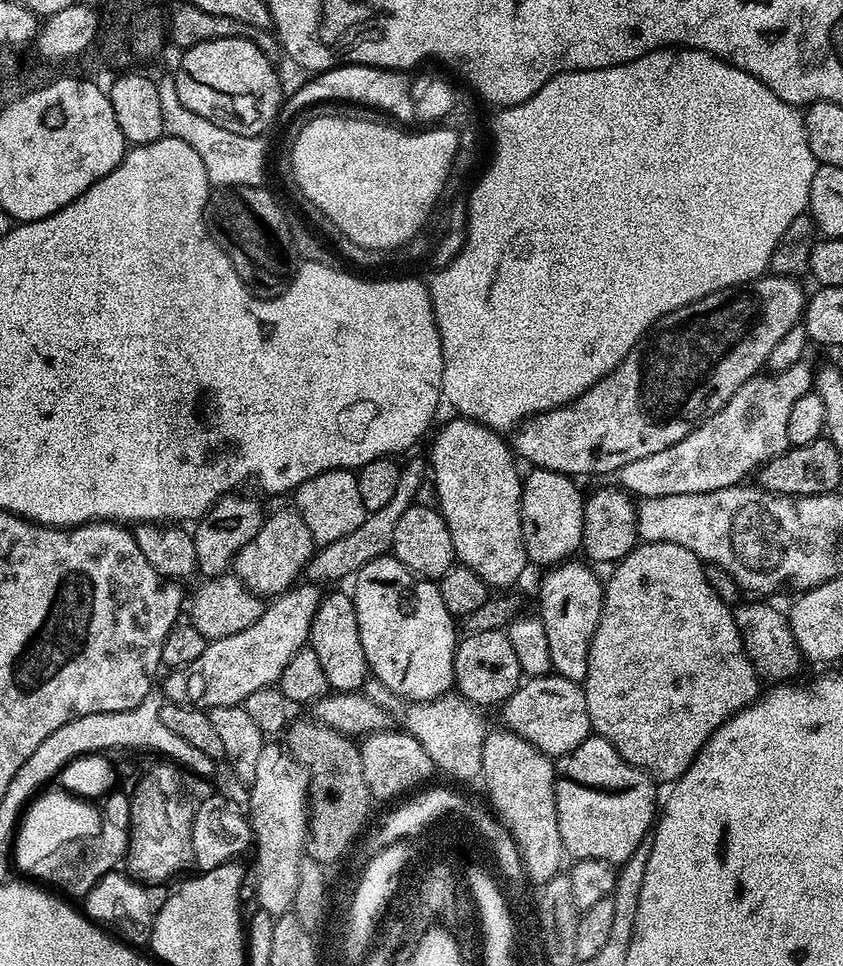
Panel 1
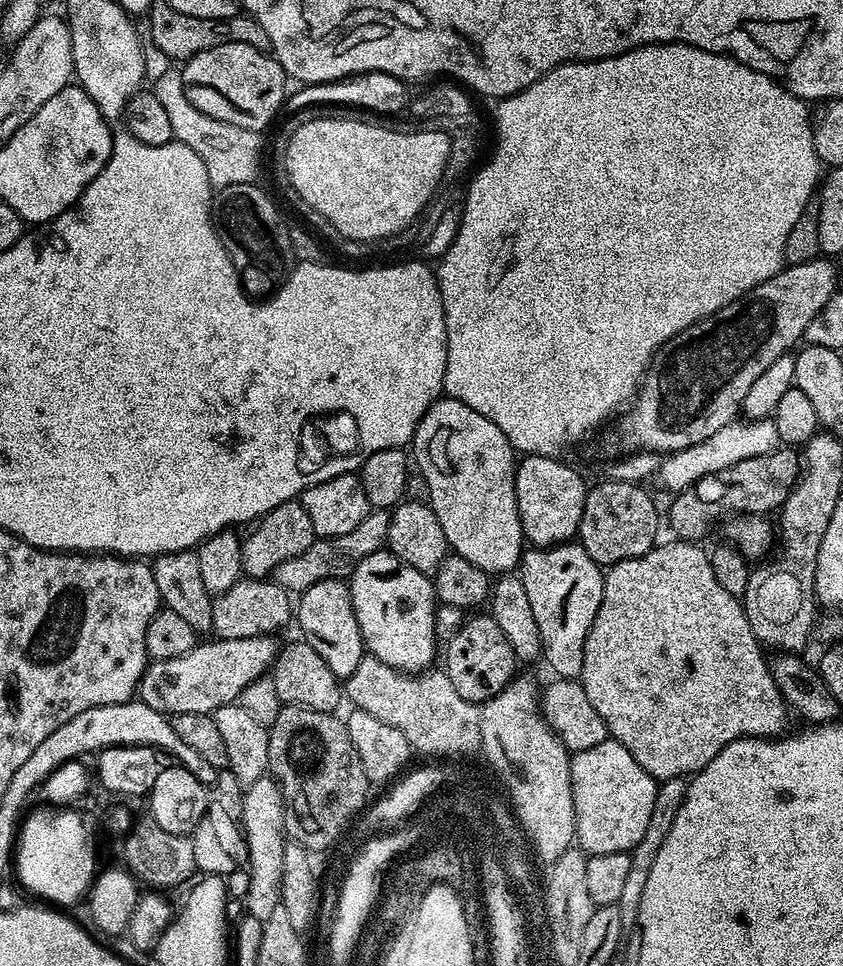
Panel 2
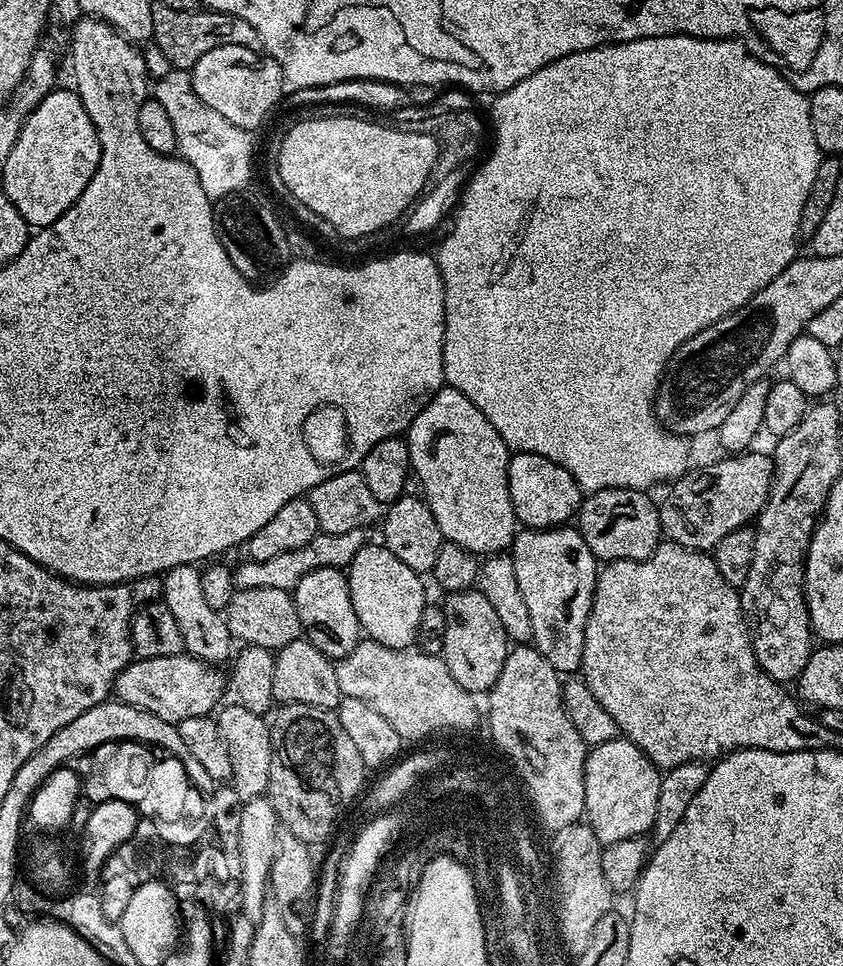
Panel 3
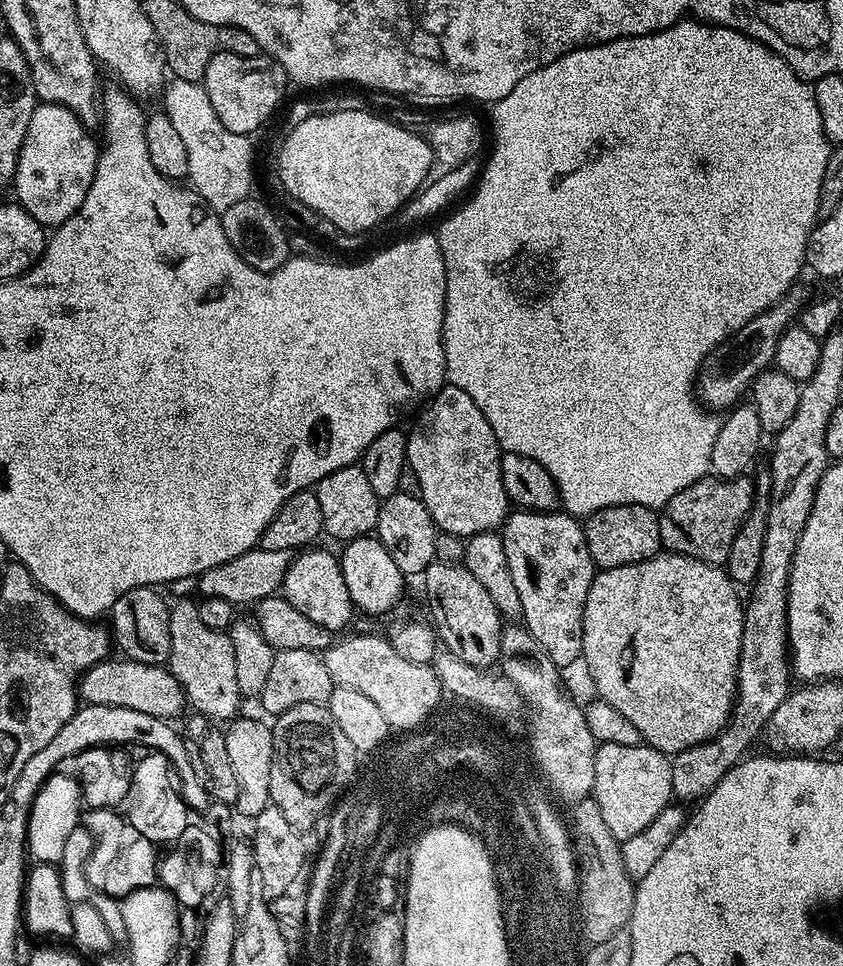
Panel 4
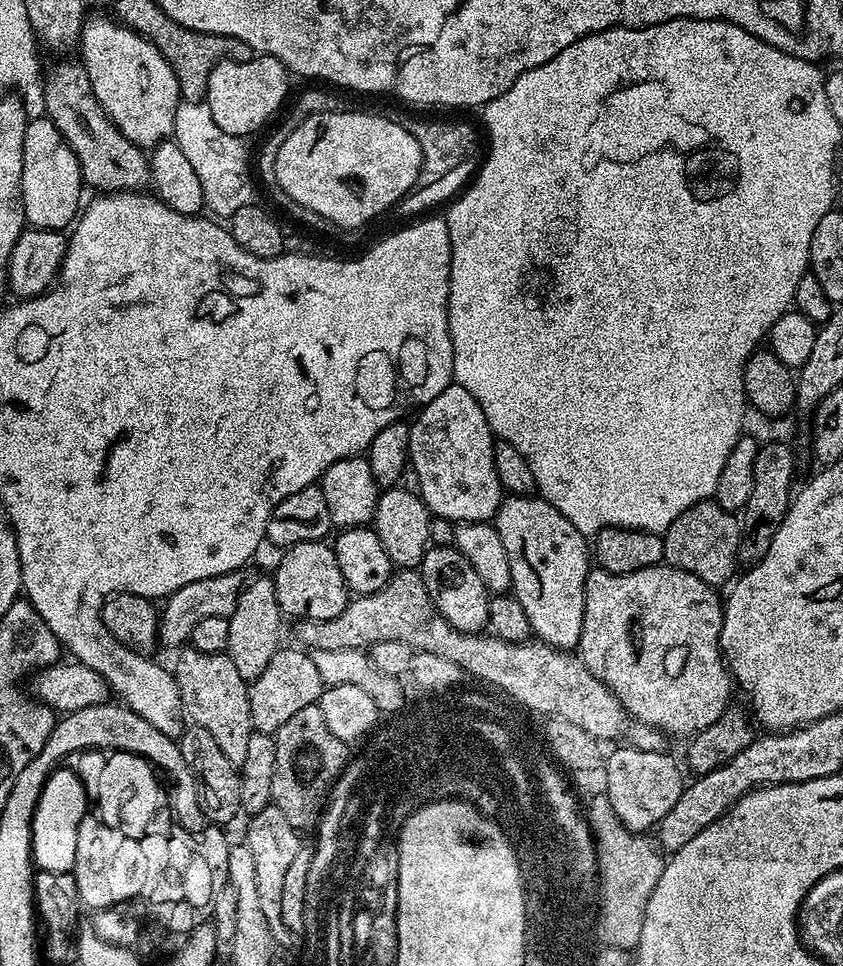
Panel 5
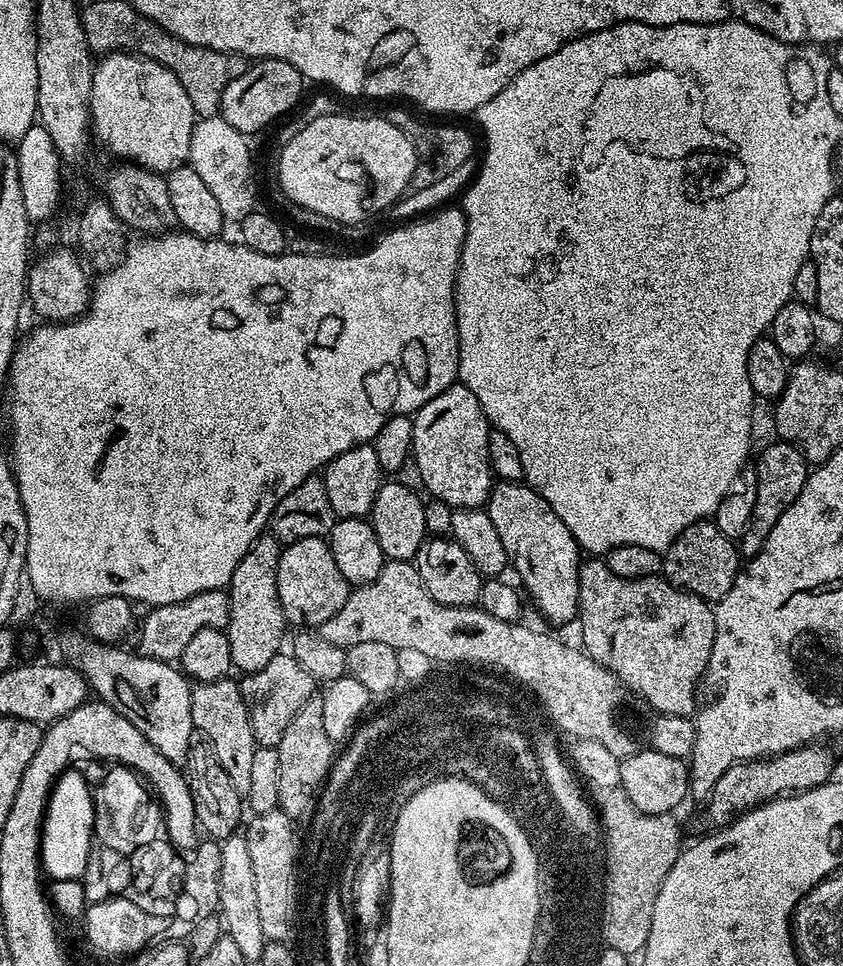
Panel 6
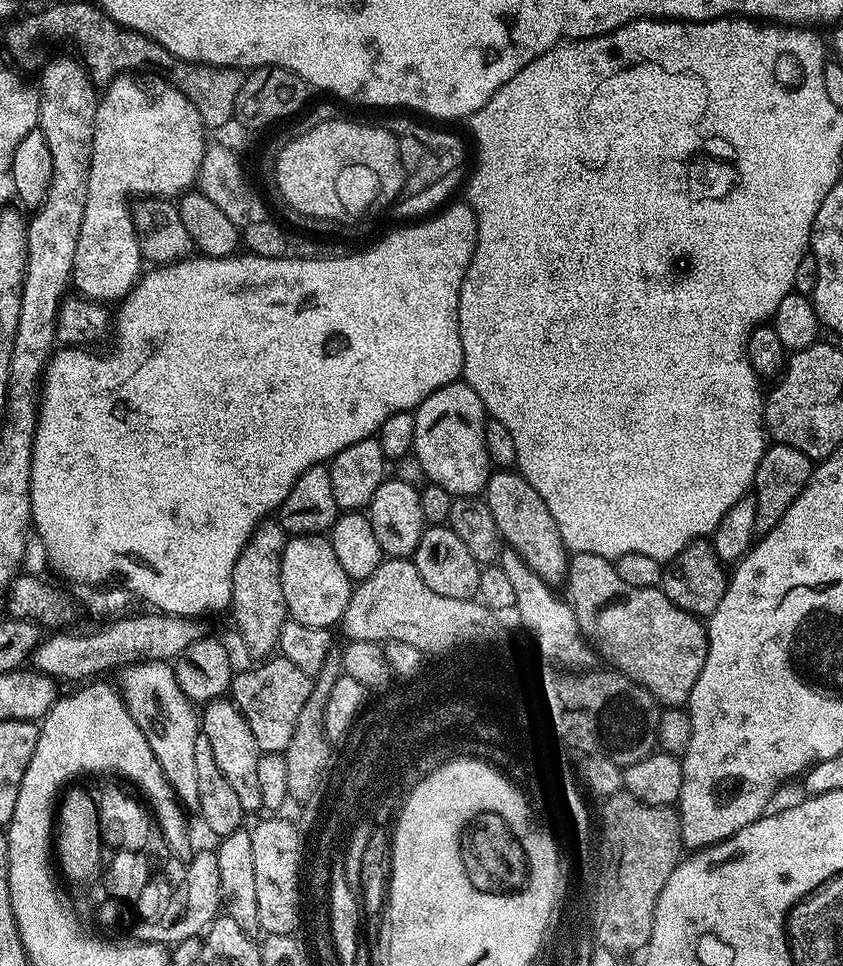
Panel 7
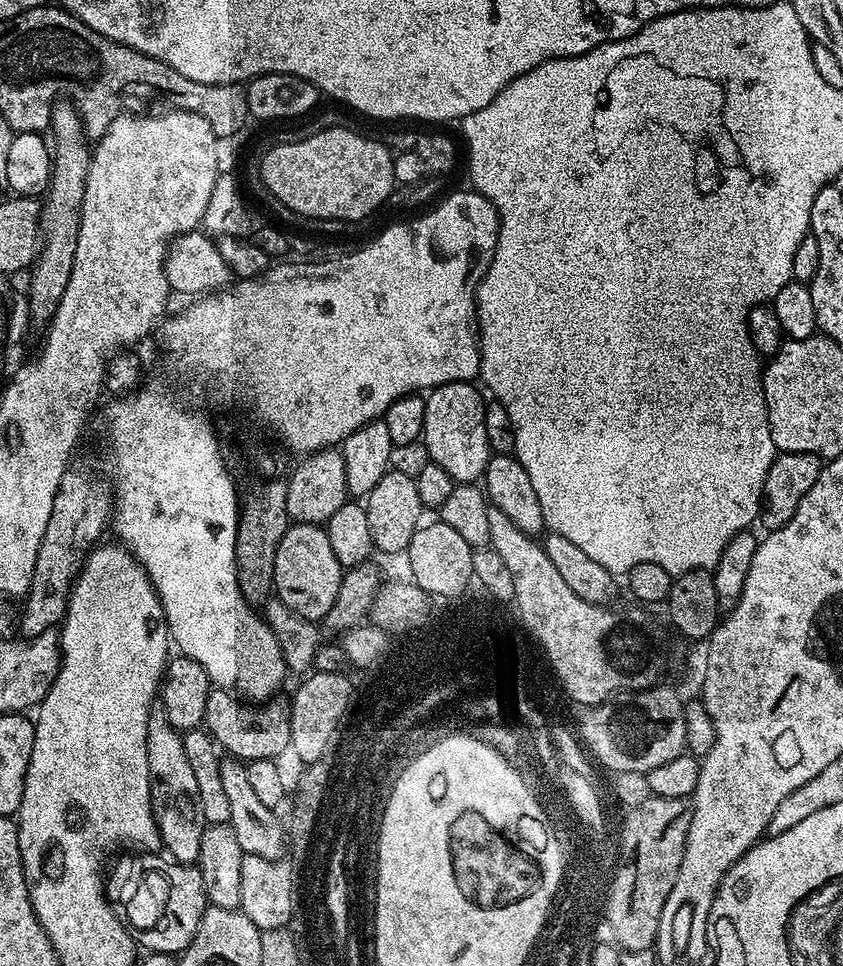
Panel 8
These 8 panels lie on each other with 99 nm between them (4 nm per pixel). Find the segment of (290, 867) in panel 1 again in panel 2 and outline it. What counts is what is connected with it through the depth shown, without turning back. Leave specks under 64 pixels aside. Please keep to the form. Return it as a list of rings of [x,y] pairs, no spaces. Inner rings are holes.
[[[265,778],[247,785],[244,792],[244,815],[242,817],[242,829],[244,839],[247,841],[248,868],[248,909],[247,915],[266,921],[274,910],[281,907],[280,887],[283,884],[284,870],[284,846],[286,843],[286,809],[284,807],[284,796],[280,792],[280,785],[275,779]]]

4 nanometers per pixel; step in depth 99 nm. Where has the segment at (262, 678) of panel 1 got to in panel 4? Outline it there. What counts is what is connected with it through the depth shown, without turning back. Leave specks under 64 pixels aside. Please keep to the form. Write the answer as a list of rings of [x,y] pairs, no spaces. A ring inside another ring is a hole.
[[[105,658],[89,668],[78,681],[78,696],[85,705],[118,706],[130,710],[142,710],[142,714],[156,716],[160,720],[171,721],[172,716],[186,708],[184,691],[172,677],[167,667],[159,664],[143,664],[137,660]]]

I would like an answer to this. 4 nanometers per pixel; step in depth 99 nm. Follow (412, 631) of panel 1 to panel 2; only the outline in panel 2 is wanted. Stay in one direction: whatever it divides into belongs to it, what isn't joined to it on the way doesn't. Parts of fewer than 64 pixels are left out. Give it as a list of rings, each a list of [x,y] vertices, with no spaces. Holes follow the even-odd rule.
[[[381,550],[362,558],[350,577],[354,614],[362,630],[365,649],[377,656],[386,666],[405,674],[420,674],[433,667],[432,659],[436,656],[438,635],[435,628],[435,612],[438,605],[436,590],[431,579],[425,573],[406,566],[390,550]]]

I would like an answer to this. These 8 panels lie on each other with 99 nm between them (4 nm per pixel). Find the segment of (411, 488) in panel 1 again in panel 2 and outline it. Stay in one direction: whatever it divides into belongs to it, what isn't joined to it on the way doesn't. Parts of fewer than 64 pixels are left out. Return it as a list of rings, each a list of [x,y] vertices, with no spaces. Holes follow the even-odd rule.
[[[369,511],[368,516],[362,518],[362,522],[358,522],[358,527],[350,530],[350,534],[321,536],[306,550],[302,550],[302,554],[286,558],[282,566],[272,571],[271,579],[275,580],[278,586],[285,588],[289,594],[299,594],[314,586],[314,582],[351,577],[362,558],[370,558],[370,554],[381,551],[387,545],[391,521],[391,515],[387,511]]]

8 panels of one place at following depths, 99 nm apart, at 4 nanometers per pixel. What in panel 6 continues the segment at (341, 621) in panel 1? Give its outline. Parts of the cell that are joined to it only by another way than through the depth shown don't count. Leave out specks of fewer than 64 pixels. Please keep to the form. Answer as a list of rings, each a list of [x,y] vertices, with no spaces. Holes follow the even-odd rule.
[[[318,536],[302,538],[295,540],[281,551],[278,562],[278,598],[282,602],[284,619],[289,625],[300,624],[296,626],[304,630],[319,629],[320,624],[326,622],[326,618],[334,618],[334,614],[342,610],[349,591],[348,580],[342,574],[342,570],[338,570],[338,562],[334,562],[332,546],[327,539]]]

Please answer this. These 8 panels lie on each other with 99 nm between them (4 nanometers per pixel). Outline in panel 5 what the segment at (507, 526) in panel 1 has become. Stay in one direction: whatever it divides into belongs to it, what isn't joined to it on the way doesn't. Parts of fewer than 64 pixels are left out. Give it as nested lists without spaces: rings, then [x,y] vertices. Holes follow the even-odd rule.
[[[451,383],[442,394],[434,397],[429,404],[419,409],[420,417],[411,421],[410,434],[411,471],[416,471],[416,480],[420,483],[418,495],[433,517],[441,520],[451,520],[460,524],[479,524],[488,522],[495,517],[502,503],[502,489],[498,470],[494,466],[497,441],[494,439],[492,427],[486,422],[486,414],[482,406],[465,388],[458,383]]]

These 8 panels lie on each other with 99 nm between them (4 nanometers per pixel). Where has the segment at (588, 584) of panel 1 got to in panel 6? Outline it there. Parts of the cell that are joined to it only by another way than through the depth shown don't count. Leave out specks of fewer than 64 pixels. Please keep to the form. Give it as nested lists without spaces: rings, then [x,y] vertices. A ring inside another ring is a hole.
[[[511,480],[493,483],[486,511],[490,514],[490,522],[494,522],[494,526],[498,529],[498,534],[502,538],[502,546],[506,546],[506,554],[510,557],[511,567],[513,569],[516,567],[516,572],[520,575],[519,583],[530,604],[530,599],[532,599],[533,606],[552,624],[568,624],[571,620],[573,623],[577,619],[580,606],[582,549],[576,543],[574,534],[566,530],[566,522],[562,522],[562,518],[554,514],[552,507],[531,486],[524,482]]]

